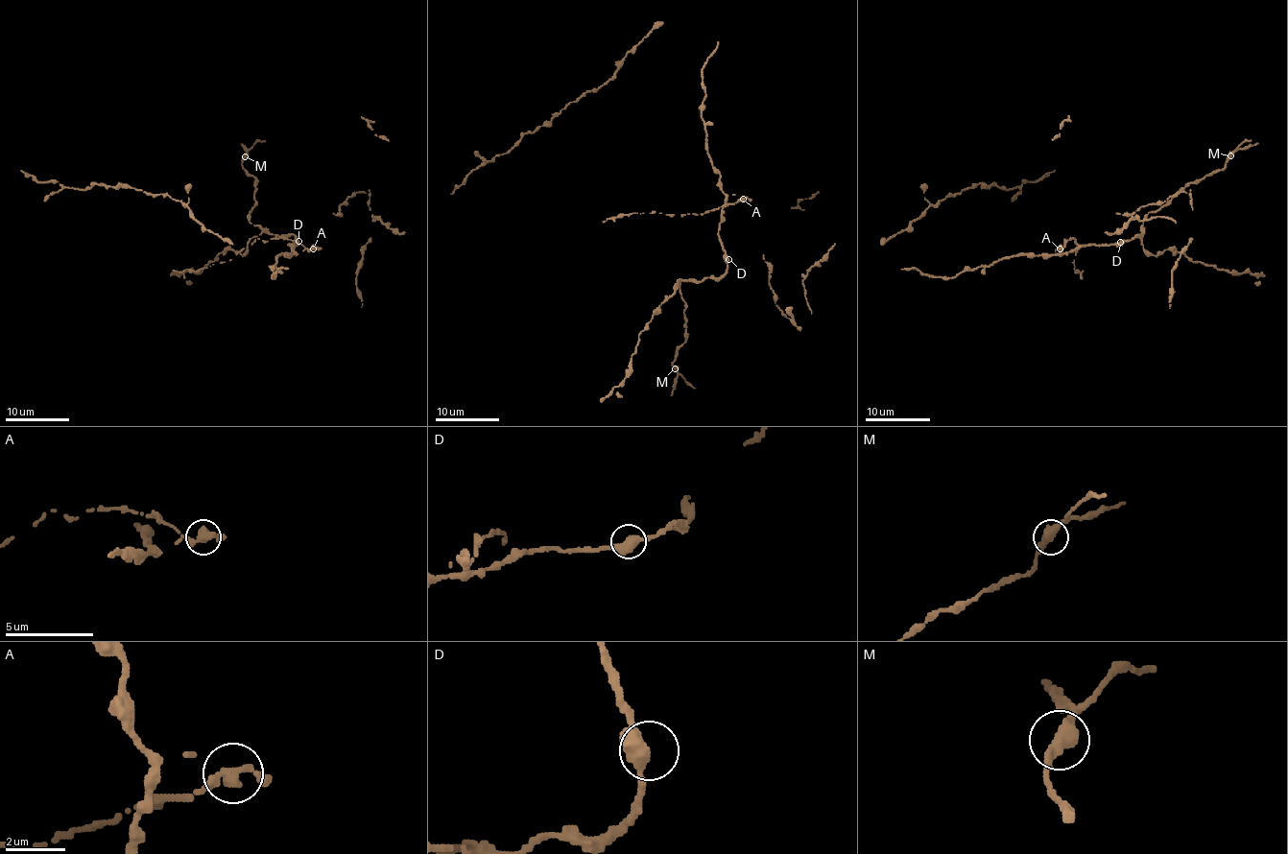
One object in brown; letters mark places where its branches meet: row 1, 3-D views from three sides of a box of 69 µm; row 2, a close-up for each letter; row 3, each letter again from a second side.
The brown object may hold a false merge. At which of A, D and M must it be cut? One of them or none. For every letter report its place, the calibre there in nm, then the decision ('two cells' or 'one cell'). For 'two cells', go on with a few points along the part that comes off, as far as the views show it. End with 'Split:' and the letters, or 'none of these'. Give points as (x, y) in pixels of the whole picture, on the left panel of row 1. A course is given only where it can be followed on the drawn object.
A: at (313, 249); 420 nm thick; two cells; foreign part runs (314, 248), (307, 249), (286, 238), (270, 238), (267, 241), (257, 238), (229, 261), (190, 271), (172, 271)
D: at (298, 241); 420 nm thick; one cell
M: at (245, 156); 420 nm thick; one cell
Split: A

